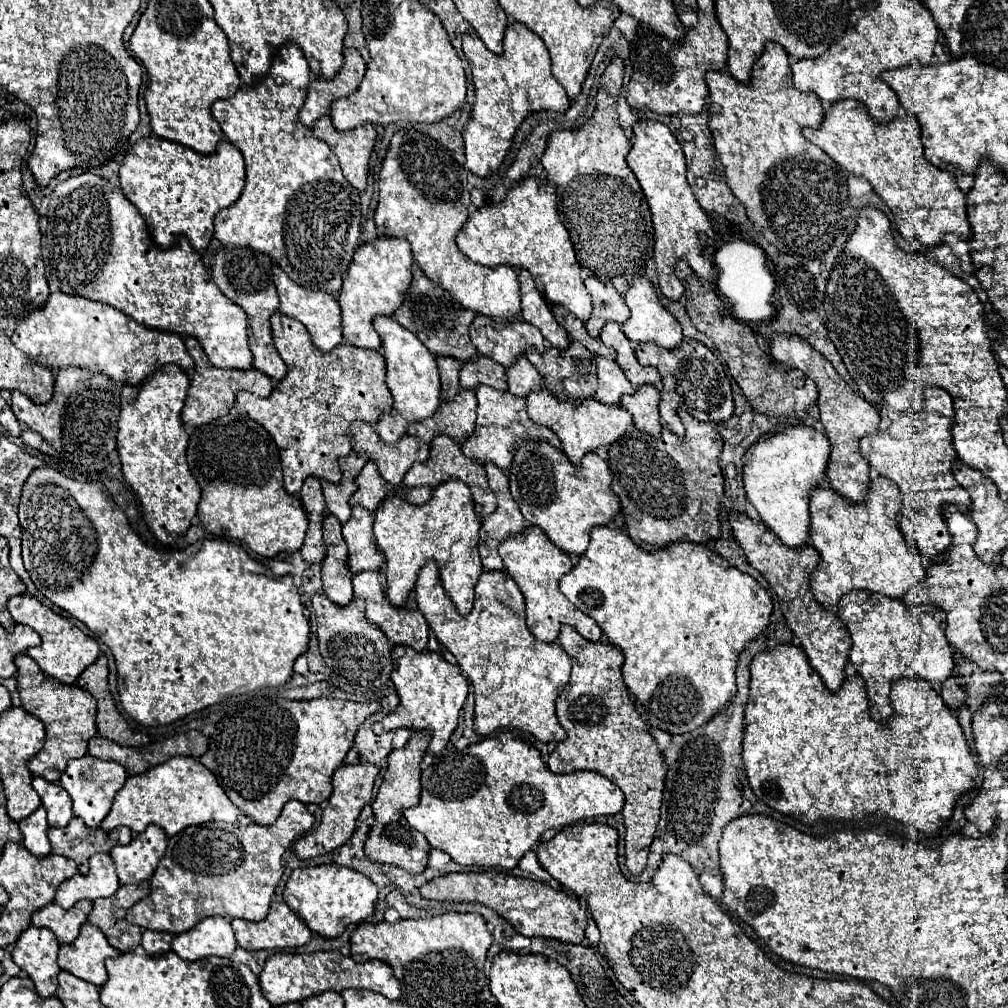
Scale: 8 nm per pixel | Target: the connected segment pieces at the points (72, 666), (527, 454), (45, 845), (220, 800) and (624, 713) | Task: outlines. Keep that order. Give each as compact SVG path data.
M28 593L12 597L8 601L8 611L16 623L30 625L42 637L42 645L28 649L28 655L40 665L42 673L46 673L46 675L50 675L62 683L74 683L78 679L78 675L98 659L100 647L98 647L96 639L82 633L68 617L52 611L42 601L38 601L36 597L32 597Z
M528 439L516 447L506 475L510 481L510 493L524 519L530 525L538 525L556 547L570 555L582 555L590 541L590 529L610 523L620 511L620 499L616 499L610 489L610 467L594 451L588 451L576 467L562 449L546 441L538 443Z
M38 807L32 815L22 819L18 825L24 833L24 847L32 855L44 857L50 853L50 841L46 837L48 823L46 823L46 809L44 807Z
M172 757L166 763L148 769L146 773L128 777L124 787L116 793L112 809L100 827L110 831L124 825L134 833L140 833L150 823L154 823L162 827L166 835L176 835L188 825L198 825L206 821L236 823L238 813L238 807L230 803L216 777L198 759Z
M570 625L560 629L558 643L572 657L570 683L566 685L566 689L560 693L560 697L556 701L558 721L566 729L568 737L562 743L558 743L558 747L550 753L548 767L552 773L572 773L578 769L596 771L596 773L602 773L604 777L608 777L612 783L616 783L622 789L622 793L626 797L626 803L622 807L624 825L626 825L626 867L634 875L642 873L646 867L646 859L648 859L648 847L654 839L656 823L660 819L660 803L662 803L664 775L666 775L662 753L656 747L656 741L652 739L648 725L642 721L632 699L628 697L628 687L624 685L622 671L620 671L622 663L624 663L622 651L612 643L600 643L600 641L594 643L594 641L584 639Z

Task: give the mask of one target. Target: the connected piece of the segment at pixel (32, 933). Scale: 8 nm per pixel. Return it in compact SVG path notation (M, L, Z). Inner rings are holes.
M30 925L14 943L12 959L34 981L40 997L52 997L56 993L56 977L60 967L56 963L58 939L52 931Z

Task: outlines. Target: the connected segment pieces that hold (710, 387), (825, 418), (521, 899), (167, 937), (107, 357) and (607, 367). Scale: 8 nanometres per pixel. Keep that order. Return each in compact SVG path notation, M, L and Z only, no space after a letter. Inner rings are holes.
M682 339L676 349L664 349L656 343L638 343L636 357L642 365L654 365L662 379L662 399L676 411L688 409L698 421L724 421L732 417L734 401L730 379L722 361L700 341Z
M774 333L772 341L770 341L770 353L776 361L784 363L786 367L794 367L804 371L818 387L818 407L820 407L820 423L824 425L826 437L830 439L832 451L830 451L830 459L828 459L828 481L830 487L840 493L842 497L846 497L848 501L860 503L864 501L866 495L866 487L868 487L868 479L870 479L870 469L868 462L858 447L858 441L870 433L878 429L880 423L880 415L876 411L874 405L870 405L866 399L862 399L862 395L858 395L832 367L832 363L828 363L828 359L824 355L820 355L818 351L812 349L812 345L808 345L802 337L796 337L792 333Z
M470 871L470 873L446 873L434 877L426 885L422 885L422 897L430 901L478 901L486 907L492 907L500 917L508 919L508 923L526 937L550 937L560 939L564 943L580 943L584 939L586 929L586 907L578 901L578 897L548 887L546 883L510 877L508 873L498 871Z
M146 929L142 933L142 947L150 955L168 953L170 951L170 943L172 943L172 935L170 933L160 933L160 931L150 931L150 929Z
M60 291L50 293L44 307L32 309L30 315L16 325L12 343L30 359L36 359L52 369L64 365L86 367L90 371L106 373L120 385L138 385L166 363L174 363L186 371L192 371L194 367L180 335L148 329L106 303Z
M596 357L596 371L598 371L596 397L602 403L618 405L622 395L636 391L634 385L626 379L624 371L618 367L616 361L610 361L610 359L604 359L604 357Z

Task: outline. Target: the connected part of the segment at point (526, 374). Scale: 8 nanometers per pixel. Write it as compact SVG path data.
M520 355L516 363L506 369L506 377L508 377L508 391L518 397L526 397L532 389L540 387L542 383L542 375L526 359L526 355Z

